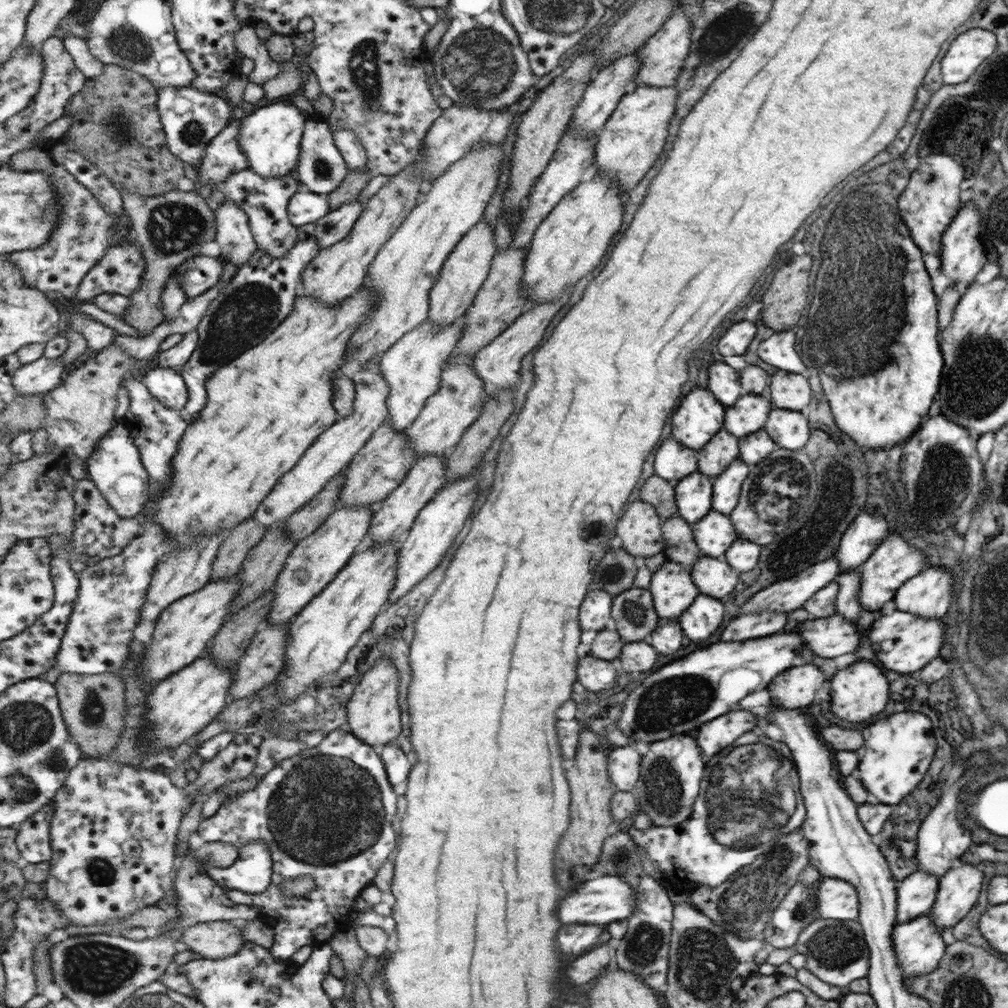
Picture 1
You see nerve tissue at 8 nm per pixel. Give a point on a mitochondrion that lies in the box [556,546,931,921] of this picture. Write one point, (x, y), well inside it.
(751, 794)

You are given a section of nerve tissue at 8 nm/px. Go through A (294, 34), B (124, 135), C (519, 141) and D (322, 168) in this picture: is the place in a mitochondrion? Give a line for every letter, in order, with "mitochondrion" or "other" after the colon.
A: other
B: mitochondrion
C: other
D: mitochondrion

